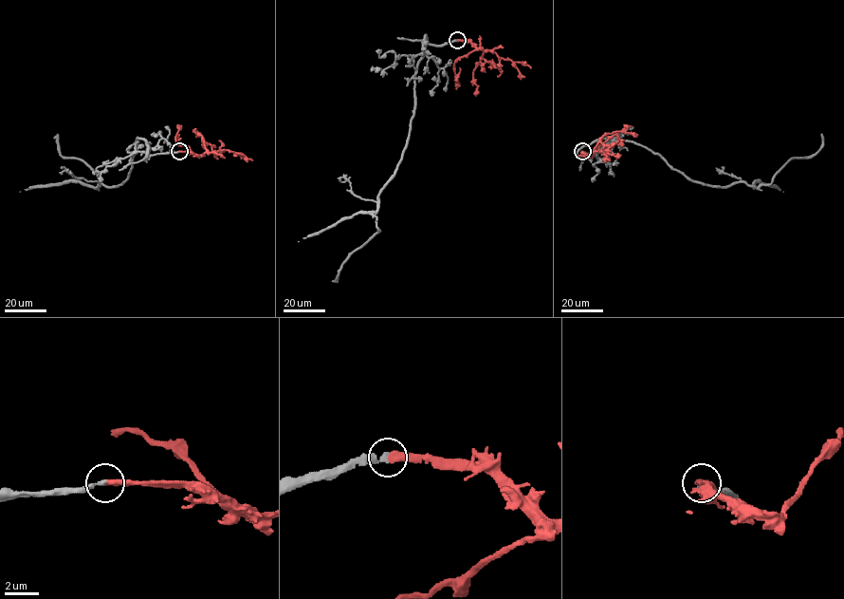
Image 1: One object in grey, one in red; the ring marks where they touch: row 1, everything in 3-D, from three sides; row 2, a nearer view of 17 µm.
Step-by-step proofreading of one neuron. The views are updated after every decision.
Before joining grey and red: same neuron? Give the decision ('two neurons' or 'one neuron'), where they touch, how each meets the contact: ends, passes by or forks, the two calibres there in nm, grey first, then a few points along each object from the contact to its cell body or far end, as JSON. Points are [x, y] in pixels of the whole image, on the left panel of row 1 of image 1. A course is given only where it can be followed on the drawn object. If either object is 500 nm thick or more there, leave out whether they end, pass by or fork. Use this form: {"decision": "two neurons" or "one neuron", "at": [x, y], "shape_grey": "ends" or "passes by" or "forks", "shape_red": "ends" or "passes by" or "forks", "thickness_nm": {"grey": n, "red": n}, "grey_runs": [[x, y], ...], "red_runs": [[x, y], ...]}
{"decision": "one neuron", "at": [179, 151], "shape_grey": "ends", "shape_red": "ends", "thickness_nm": {"grey": 300, "red": 400}, "grey_runs": [[179, 151], [147, 157], [137, 139], [129, 177], [97, 188], [100, 177], [82, 161], [61, 155], [58, 134]], "red_runs": [[179, 151], [201, 155], [206, 150], [204, 139], [194, 131], [199, 133], [195, 137]]}

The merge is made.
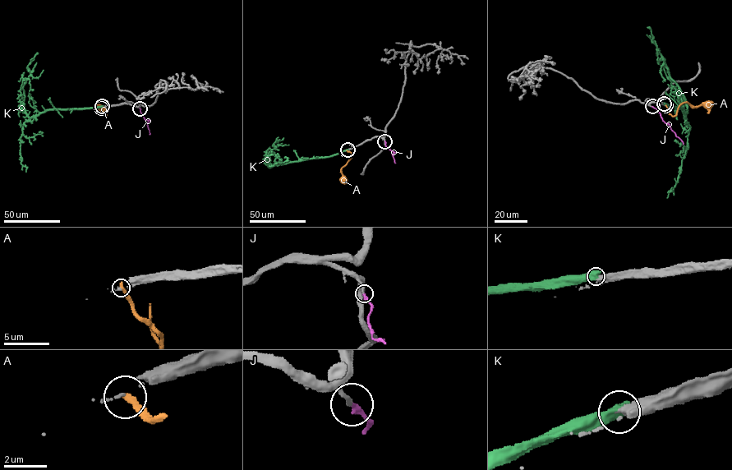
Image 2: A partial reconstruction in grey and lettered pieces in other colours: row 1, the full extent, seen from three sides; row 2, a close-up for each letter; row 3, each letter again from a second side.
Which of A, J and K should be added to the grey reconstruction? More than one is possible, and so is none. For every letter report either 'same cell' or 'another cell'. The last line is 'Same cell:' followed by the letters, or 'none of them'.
A: another cell
J: same cell
K: another cell
Same cell: J

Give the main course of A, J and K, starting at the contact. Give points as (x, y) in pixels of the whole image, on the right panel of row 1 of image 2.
A: (665, 105), (673, 116), (684, 102), (692, 106), (704, 105), (707, 112)
J: (652, 106), (683, 144)
K: (665, 103), (680, 108), (685, 120), (685, 98), (670, 77), (654, 43), (651, 29), (647, 27)

